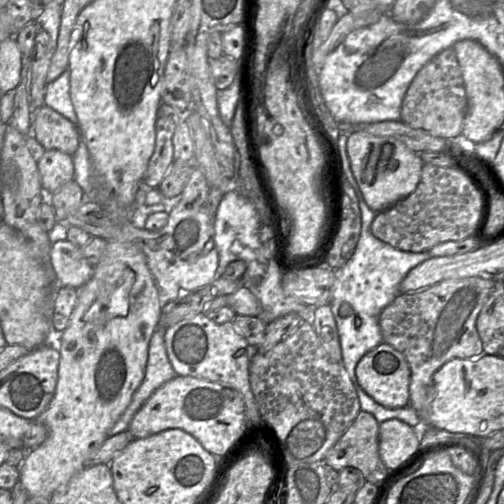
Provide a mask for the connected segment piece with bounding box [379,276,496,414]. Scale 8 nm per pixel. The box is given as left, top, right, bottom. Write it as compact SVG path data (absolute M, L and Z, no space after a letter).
M474 276L450 279L426 289L400 293L379 316L379 326L383 342L403 354L410 368L409 406L419 414L428 412L428 406L436 397L433 374L453 358L468 359L483 355L483 346L476 328L477 317L489 297L495 283L494 276Z

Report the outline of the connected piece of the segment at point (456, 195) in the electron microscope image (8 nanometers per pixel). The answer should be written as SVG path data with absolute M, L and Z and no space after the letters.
M424 164L416 190L388 209L376 212L371 232L376 238L396 249L424 252L443 242L470 237L479 226L483 209L483 191L470 167Z

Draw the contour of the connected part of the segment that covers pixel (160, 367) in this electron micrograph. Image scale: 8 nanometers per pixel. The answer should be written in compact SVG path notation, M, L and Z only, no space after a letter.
M157 328L153 333L148 347L148 359L144 378L140 386L134 392L132 399L123 414L108 431L108 437L127 431L130 421L135 413L148 400L153 392L167 381L178 376L167 356L164 330L165 329Z

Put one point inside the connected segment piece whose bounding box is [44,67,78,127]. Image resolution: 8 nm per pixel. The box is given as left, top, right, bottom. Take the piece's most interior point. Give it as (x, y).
(57, 93)

